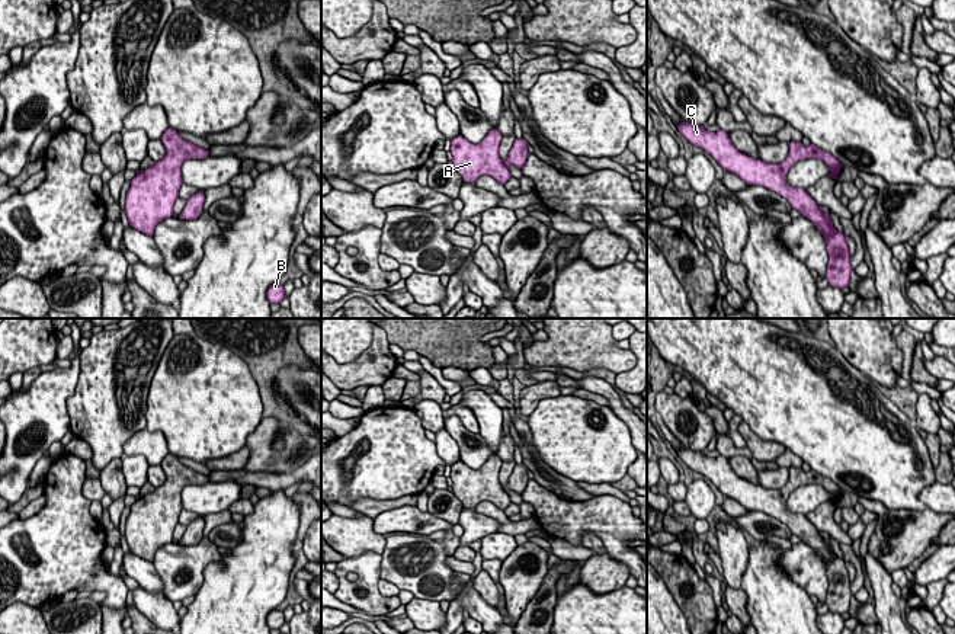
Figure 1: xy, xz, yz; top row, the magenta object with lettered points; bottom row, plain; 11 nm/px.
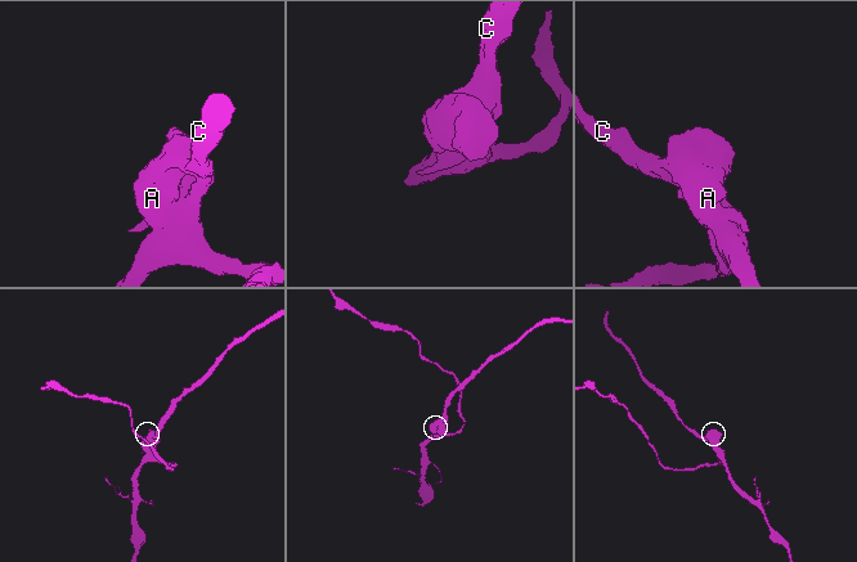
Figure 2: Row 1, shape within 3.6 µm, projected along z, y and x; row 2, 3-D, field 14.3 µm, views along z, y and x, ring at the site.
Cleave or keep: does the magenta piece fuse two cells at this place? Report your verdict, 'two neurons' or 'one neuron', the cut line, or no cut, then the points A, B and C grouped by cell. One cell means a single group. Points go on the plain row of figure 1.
one neuron | no cut | A B C

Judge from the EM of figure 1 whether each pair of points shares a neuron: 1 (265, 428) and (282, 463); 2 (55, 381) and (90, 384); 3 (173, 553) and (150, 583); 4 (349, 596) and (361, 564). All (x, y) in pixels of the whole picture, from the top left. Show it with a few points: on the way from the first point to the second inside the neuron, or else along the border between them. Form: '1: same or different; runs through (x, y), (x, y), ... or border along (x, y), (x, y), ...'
1: same; runs through (265, 436), (265, 447), (273, 455)
2: different; border along (80, 354), (76, 391), (67, 400), (69, 416)
3: different; border along (151, 563), (164, 594)
4: same; runs through (345, 586), (343, 575), (351, 567)

